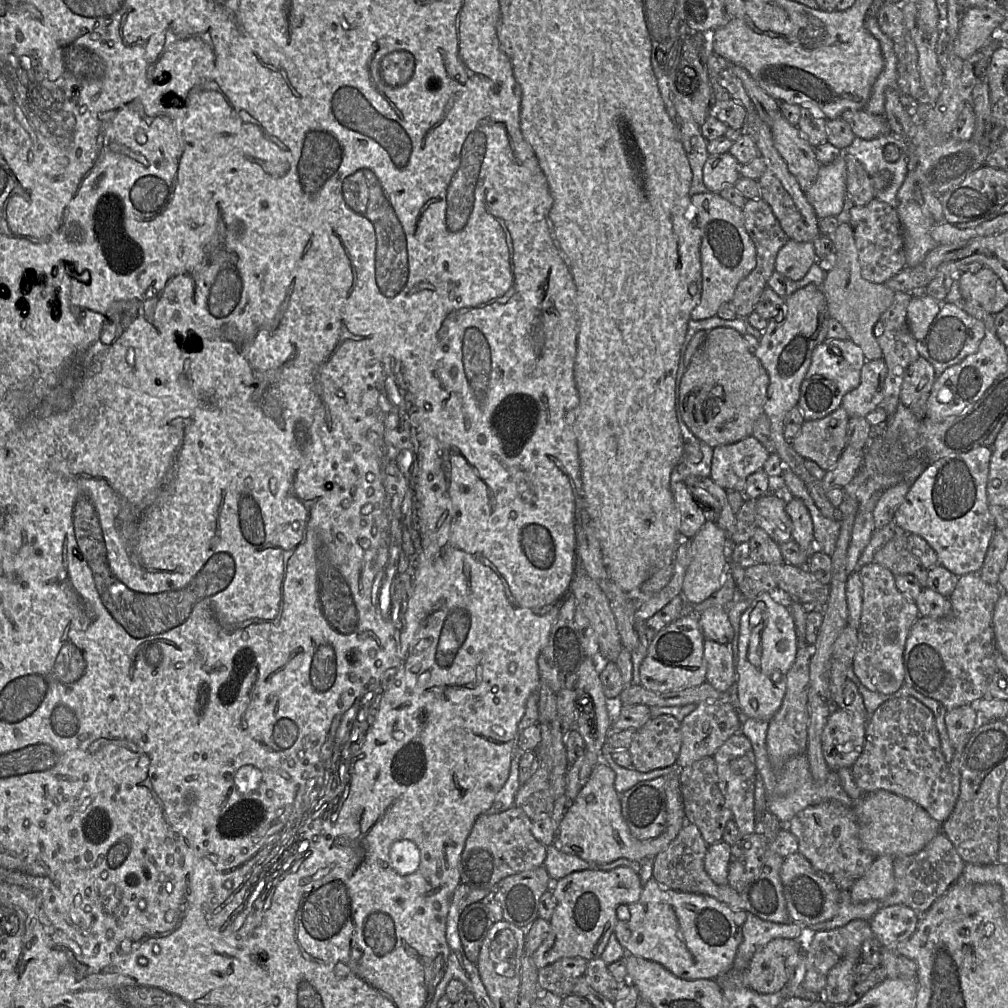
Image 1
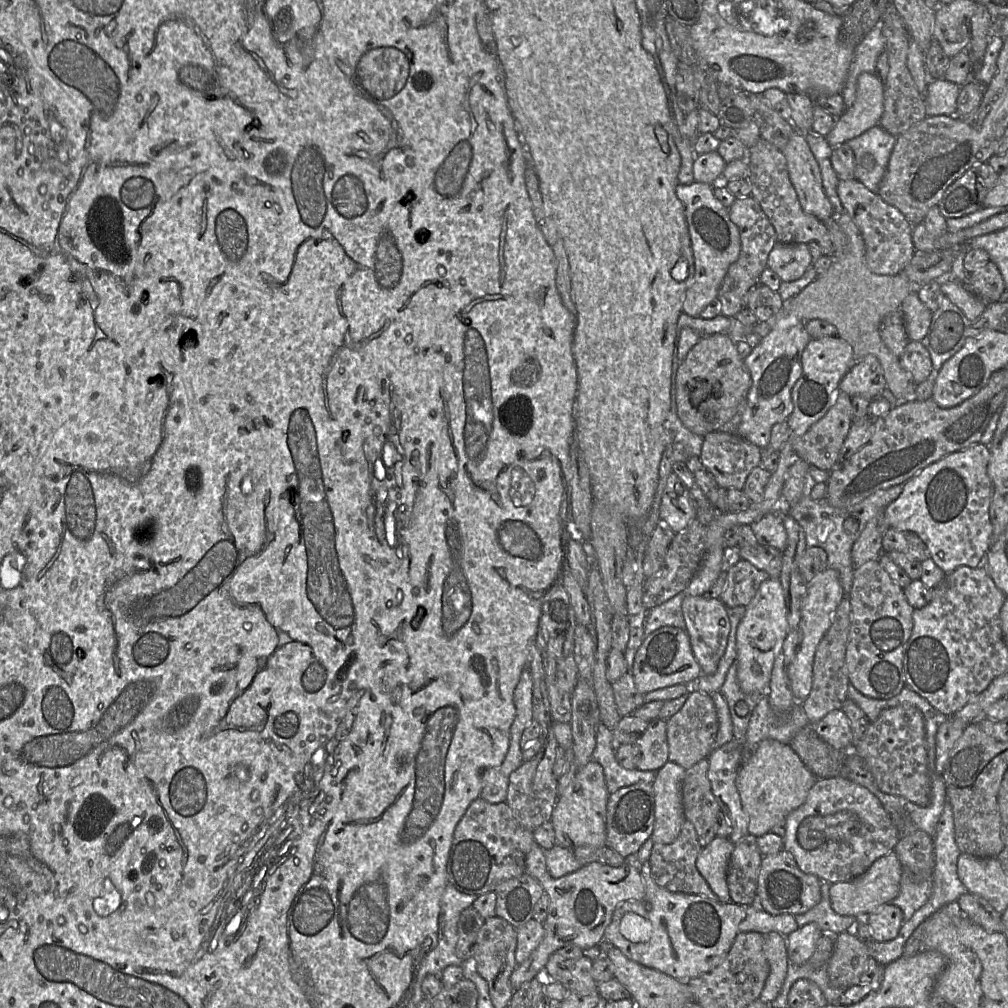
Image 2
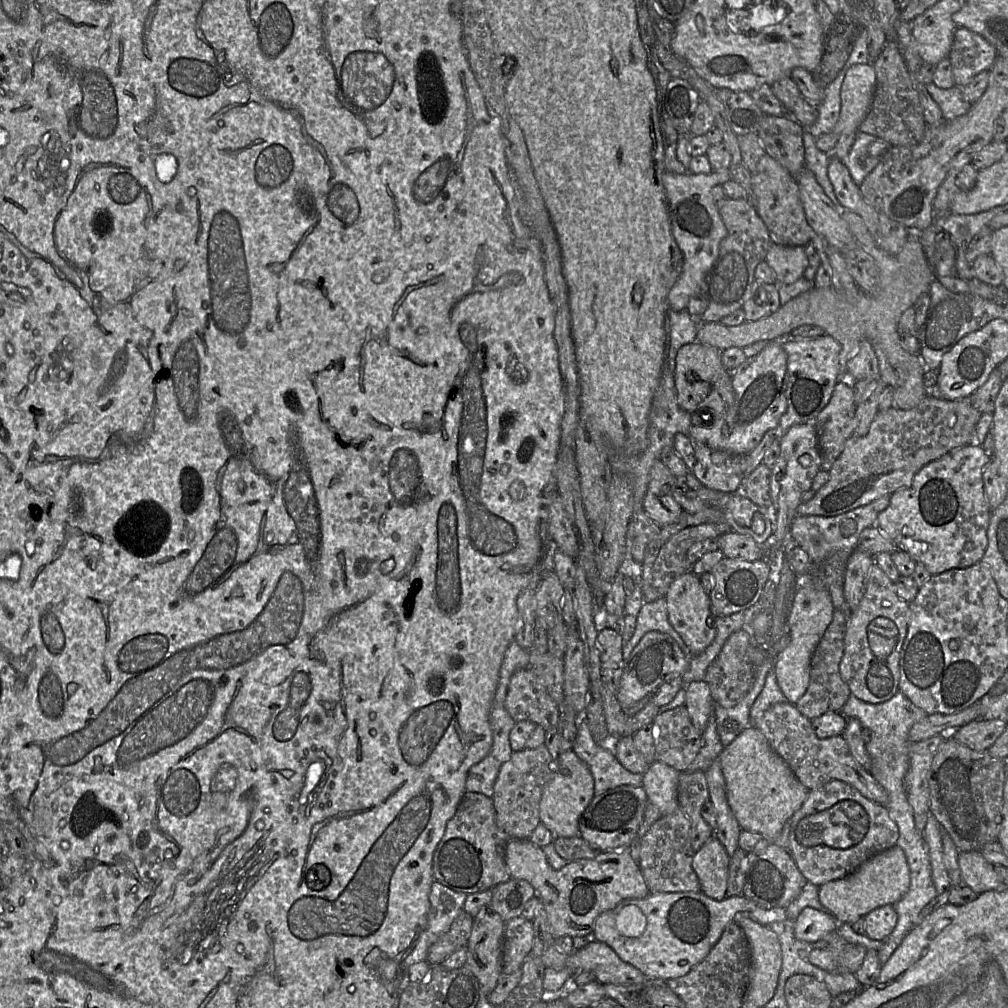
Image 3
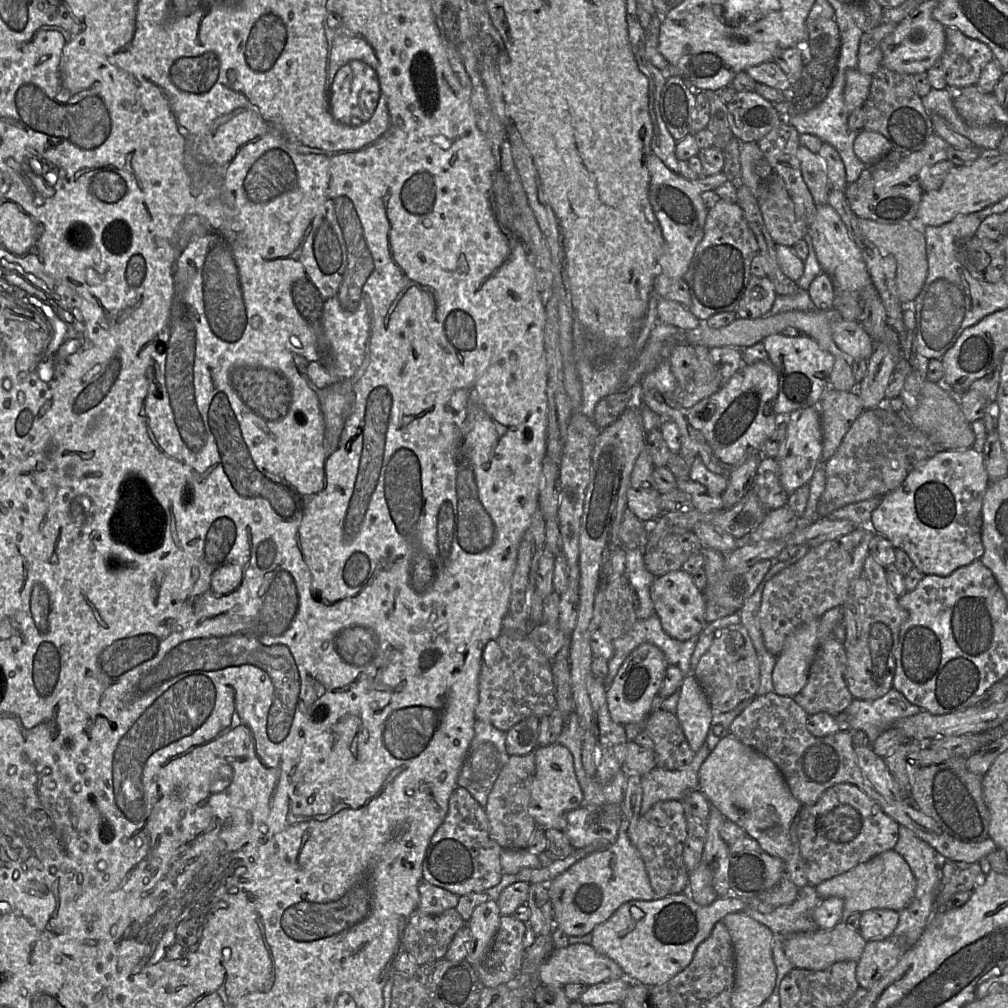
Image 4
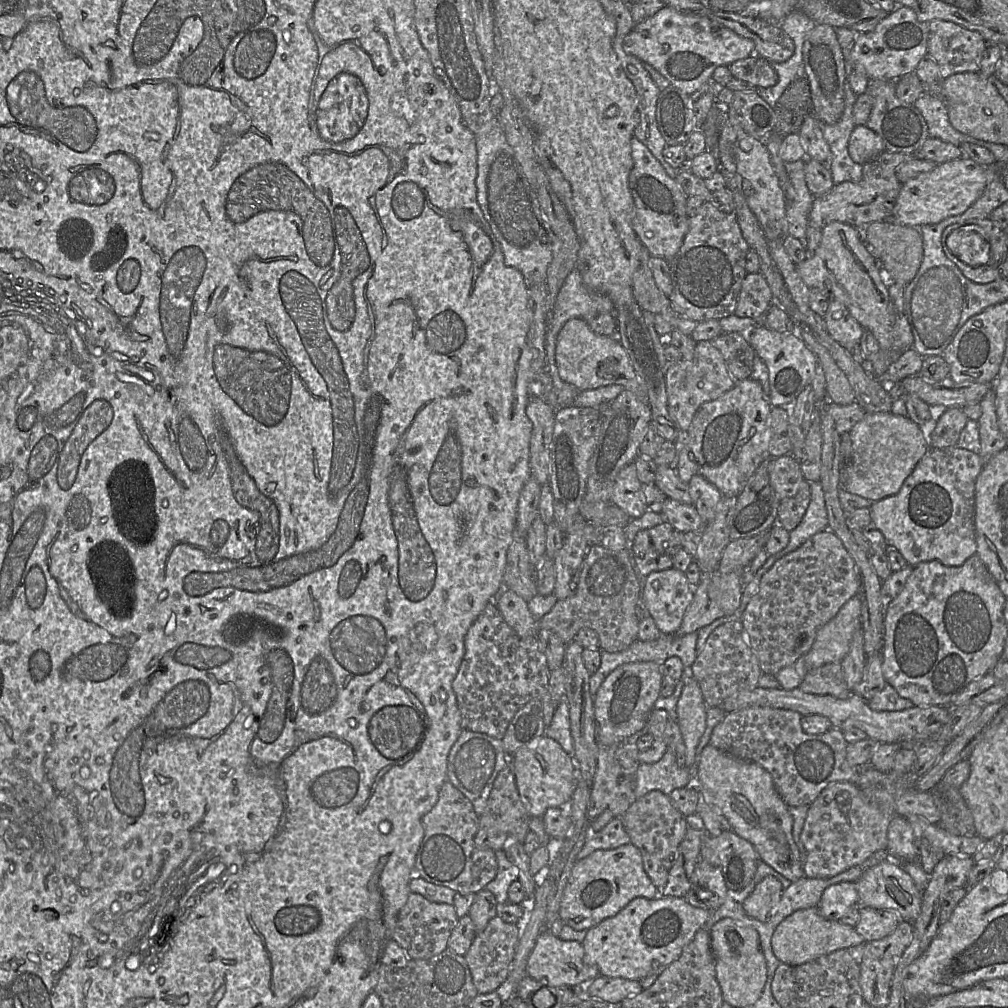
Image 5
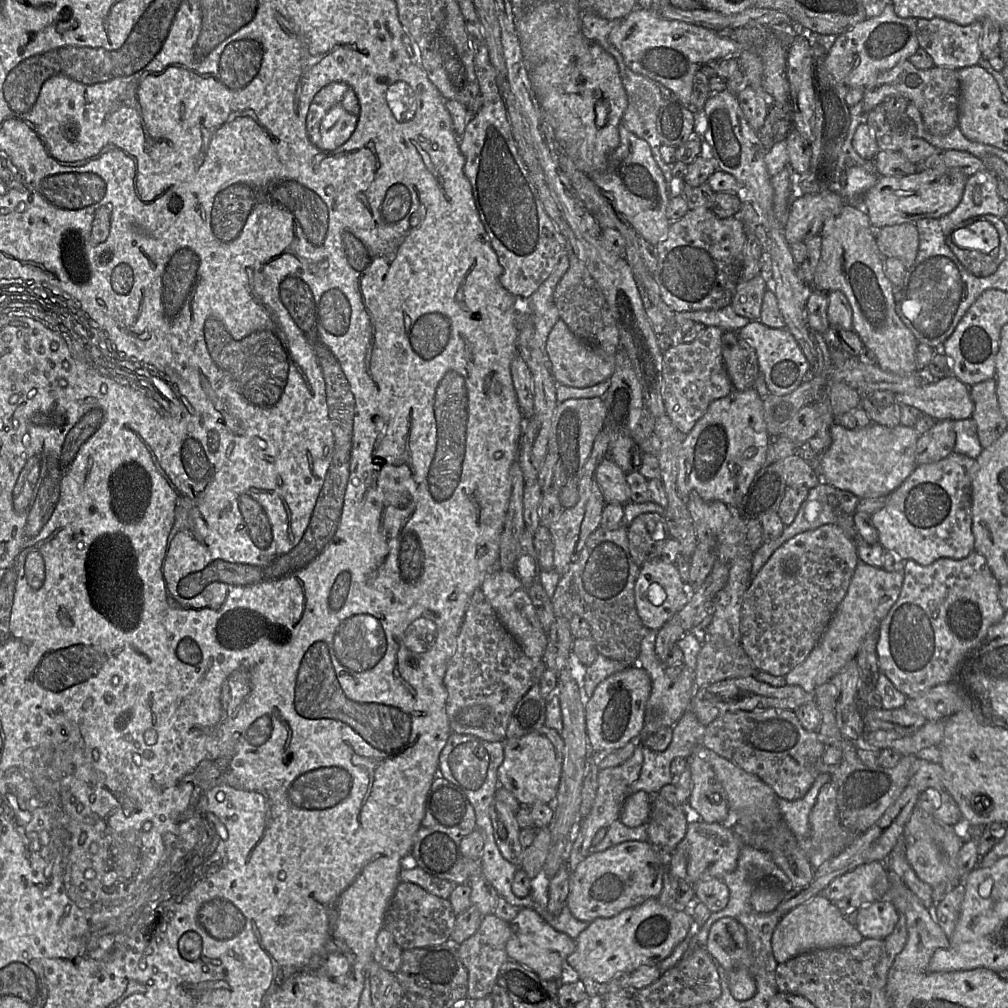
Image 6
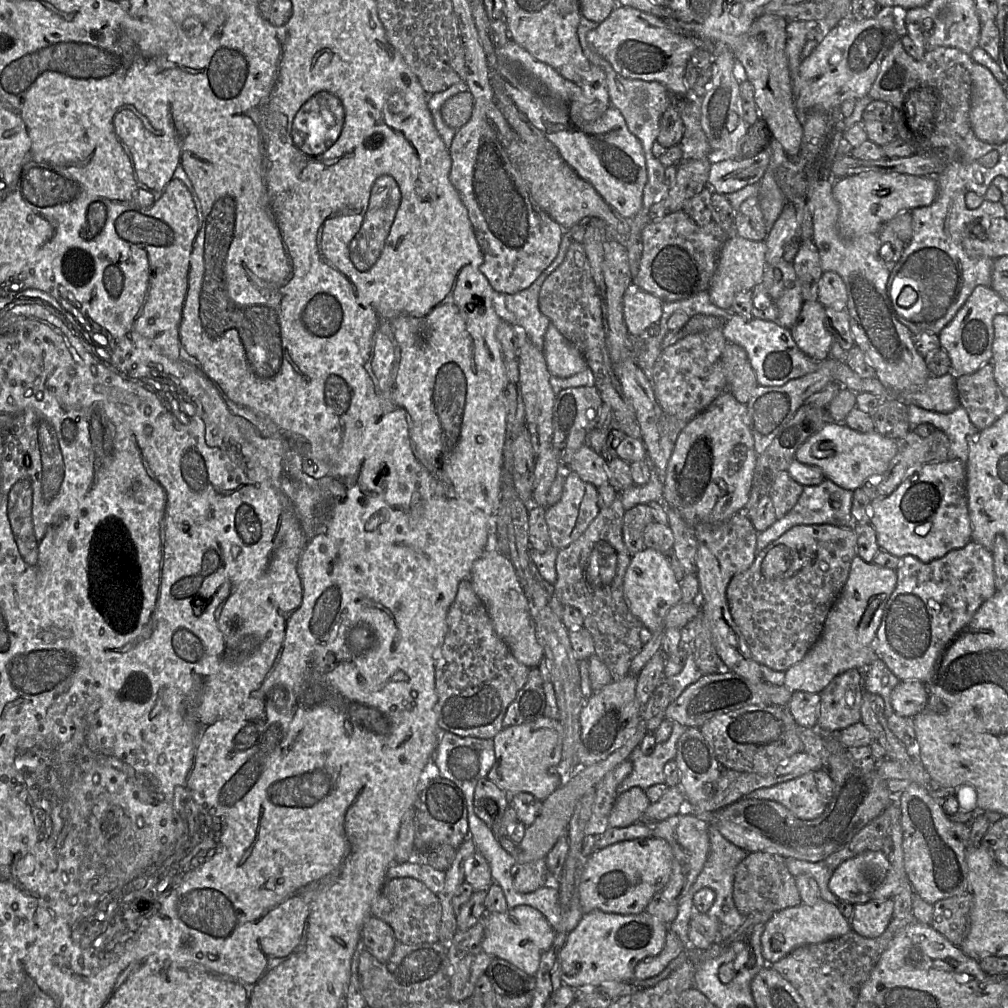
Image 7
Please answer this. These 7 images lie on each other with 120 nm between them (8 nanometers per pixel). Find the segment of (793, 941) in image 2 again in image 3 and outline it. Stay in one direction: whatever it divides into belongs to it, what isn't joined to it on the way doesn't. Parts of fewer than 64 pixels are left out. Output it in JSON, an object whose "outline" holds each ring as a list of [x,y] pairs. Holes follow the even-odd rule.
{"outline":[[[805,907],[795,920],[794,936],[801,941],[816,942],[836,932],[838,924],[830,912]]]}

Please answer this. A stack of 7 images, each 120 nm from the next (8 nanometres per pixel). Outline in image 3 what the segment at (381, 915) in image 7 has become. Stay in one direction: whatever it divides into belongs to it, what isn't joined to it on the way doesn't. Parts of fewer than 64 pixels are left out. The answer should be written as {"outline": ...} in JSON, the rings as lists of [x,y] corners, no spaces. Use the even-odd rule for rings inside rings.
{"outline":[[[462,910],[452,922],[450,929],[442,934],[428,949],[429,965],[441,964],[454,951],[467,947],[474,918]]]}

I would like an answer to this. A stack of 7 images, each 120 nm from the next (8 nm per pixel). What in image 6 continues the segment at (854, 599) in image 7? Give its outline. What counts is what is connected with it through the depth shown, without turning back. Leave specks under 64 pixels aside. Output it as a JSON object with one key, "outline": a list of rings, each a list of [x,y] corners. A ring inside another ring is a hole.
{"outline":[[[859,561],[847,593],[835,610],[825,633],[807,658],[785,675],[786,683],[800,686],[805,691],[814,693],[818,686],[830,681],[852,659],[856,658],[865,637],[879,627],[896,602],[903,578],[903,571],[889,572]]]}

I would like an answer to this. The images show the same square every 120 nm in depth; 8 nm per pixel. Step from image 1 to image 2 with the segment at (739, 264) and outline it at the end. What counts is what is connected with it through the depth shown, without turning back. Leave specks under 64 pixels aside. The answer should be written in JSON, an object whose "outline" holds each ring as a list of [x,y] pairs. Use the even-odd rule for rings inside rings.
{"outline":[[[694,181],[689,185],[678,184],[675,192],[685,208],[685,218],[691,239],[694,258],[694,278],[692,286],[686,291],[682,313],[700,317],[702,310],[716,300],[719,287],[729,266],[740,253],[740,234],[737,226],[730,220],[728,208],[714,196],[714,187]]]}

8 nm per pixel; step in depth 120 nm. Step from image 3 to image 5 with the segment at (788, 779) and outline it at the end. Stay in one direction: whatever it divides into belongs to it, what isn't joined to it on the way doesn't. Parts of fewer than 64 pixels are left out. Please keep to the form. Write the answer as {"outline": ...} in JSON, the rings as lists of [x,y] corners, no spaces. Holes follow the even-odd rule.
{"outline":[[[712,745],[703,748],[696,783],[704,799],[728,819],[732,831],[749,841],[760,859],[792,883],[805,876],[792,835],[793,817],[775,789],[771,774],[755,762],[733,757]]]}

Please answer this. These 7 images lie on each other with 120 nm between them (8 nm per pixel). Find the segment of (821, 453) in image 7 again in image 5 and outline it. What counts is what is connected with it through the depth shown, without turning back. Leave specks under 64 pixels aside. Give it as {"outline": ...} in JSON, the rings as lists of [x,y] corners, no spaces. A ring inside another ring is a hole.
{"outline":[[[866,413],[850,431],[851,453],[840,470],[840,488],[872,502],[897,494],[928,451],[926,431],[907,416]]]}

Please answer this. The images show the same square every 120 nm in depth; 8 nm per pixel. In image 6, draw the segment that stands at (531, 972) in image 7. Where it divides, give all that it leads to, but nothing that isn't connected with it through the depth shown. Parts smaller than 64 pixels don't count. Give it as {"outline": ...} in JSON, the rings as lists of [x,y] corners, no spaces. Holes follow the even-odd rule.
{"outline":[[[524,907],[509,922],[510,938],[506,943],[508,958],[533,971],[540,979],[560,982],[567,968],[567,958],[576,948],[575,940],[555,930],[532,908]]]}

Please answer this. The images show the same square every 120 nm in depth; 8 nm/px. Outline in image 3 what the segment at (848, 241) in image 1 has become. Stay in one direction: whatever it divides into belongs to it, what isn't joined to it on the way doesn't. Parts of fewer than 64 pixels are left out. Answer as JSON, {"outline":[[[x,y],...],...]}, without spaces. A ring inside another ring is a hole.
{"outline":[[[841,209],[839,213],[848,224],[856,241],[874,259],[879,268],[879,284],[876,294],[869,295],[861,292],[855,296],[856,302],[848,302],[832,286],[813,287],[780,306],[770,316],[757,321],[745,321],[737,326],[726,326],[721,322],[702,322],[698,327],[696,341],[723,351],[731,347],[744,348],[758,341],[784,340],[789,337],[792,330],[802,325],[819,326],[841,345],[839,380],[849,379],[847,363],[857,352],[862,340],[868,340],[871,344],[880,343],[889,362],[898,370],[901,378],[901,386],[894,388],[892,407],[902,410],[912,409],[928,394],[923,384],[926,368],[920,354],[911,354],[902,348],[899,341],[898,322],[902,313],[912,307],[922,293],[928,292],[934,272],[917,233],[909,231],[900,252],[890,255],[878,247],[861,216],[848,209]]]}

